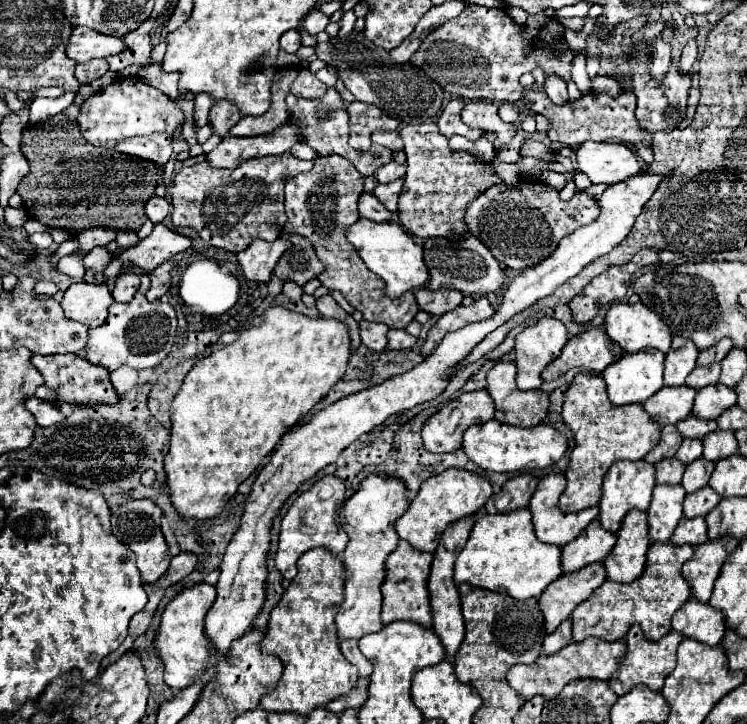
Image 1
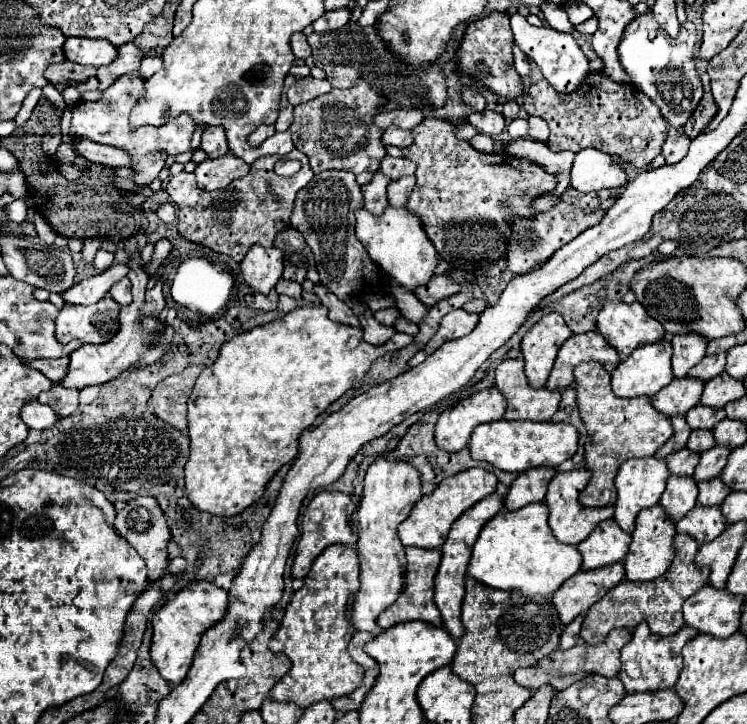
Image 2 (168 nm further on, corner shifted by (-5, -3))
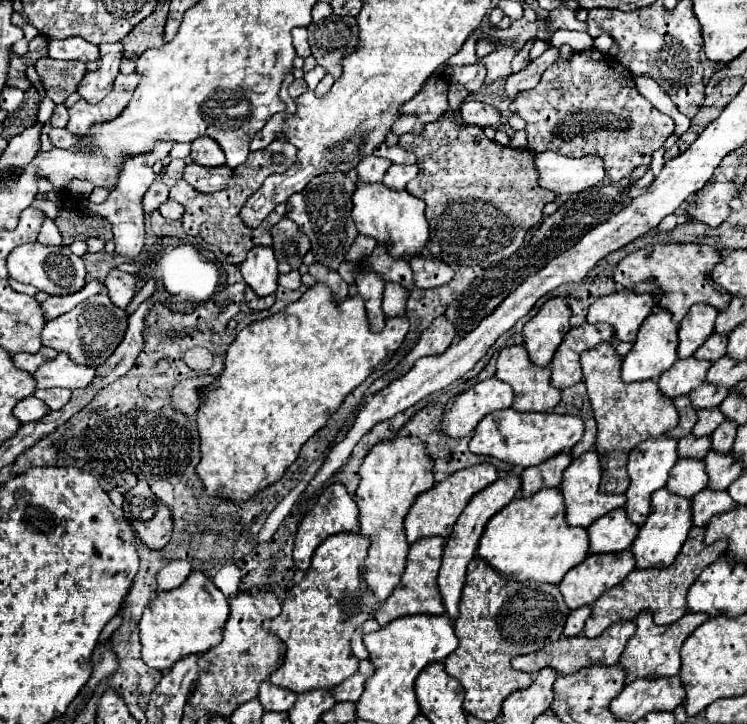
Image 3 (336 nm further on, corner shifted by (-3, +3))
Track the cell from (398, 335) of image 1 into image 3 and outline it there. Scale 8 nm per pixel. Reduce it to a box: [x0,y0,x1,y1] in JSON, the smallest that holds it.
[197,283,409,501]

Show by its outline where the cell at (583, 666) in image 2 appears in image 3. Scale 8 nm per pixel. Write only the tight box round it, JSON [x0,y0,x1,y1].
[511,621,635,675]

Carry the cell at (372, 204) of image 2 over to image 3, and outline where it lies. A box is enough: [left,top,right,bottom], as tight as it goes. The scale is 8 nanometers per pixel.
[357,155,391,181]

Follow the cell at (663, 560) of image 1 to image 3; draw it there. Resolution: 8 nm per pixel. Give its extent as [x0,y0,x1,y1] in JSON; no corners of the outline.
[583,527,727,637]

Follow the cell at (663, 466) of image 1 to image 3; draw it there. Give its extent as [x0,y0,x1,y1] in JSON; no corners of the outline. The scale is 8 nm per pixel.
[679,433,711,459]

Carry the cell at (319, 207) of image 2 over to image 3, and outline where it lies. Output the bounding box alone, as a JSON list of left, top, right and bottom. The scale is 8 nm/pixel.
[287,173,359,269]

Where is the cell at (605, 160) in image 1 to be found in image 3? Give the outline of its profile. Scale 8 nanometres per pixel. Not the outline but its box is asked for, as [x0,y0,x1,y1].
[535,151,603,195]

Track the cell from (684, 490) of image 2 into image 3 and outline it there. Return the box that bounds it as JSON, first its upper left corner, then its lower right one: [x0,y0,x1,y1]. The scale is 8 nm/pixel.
[667,457,707,499]

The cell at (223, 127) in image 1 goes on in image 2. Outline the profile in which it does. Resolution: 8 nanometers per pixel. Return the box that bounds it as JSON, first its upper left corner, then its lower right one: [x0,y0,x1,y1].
[201,127,229,157]

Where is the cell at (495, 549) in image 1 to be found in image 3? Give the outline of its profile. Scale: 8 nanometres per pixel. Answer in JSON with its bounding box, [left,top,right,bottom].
[479,487,589,583]

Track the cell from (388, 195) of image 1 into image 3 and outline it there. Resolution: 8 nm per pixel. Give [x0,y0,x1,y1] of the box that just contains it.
[383,165,419,191]

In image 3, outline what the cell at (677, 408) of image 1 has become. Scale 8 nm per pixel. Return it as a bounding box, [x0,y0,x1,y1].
[657,357,711,397]

